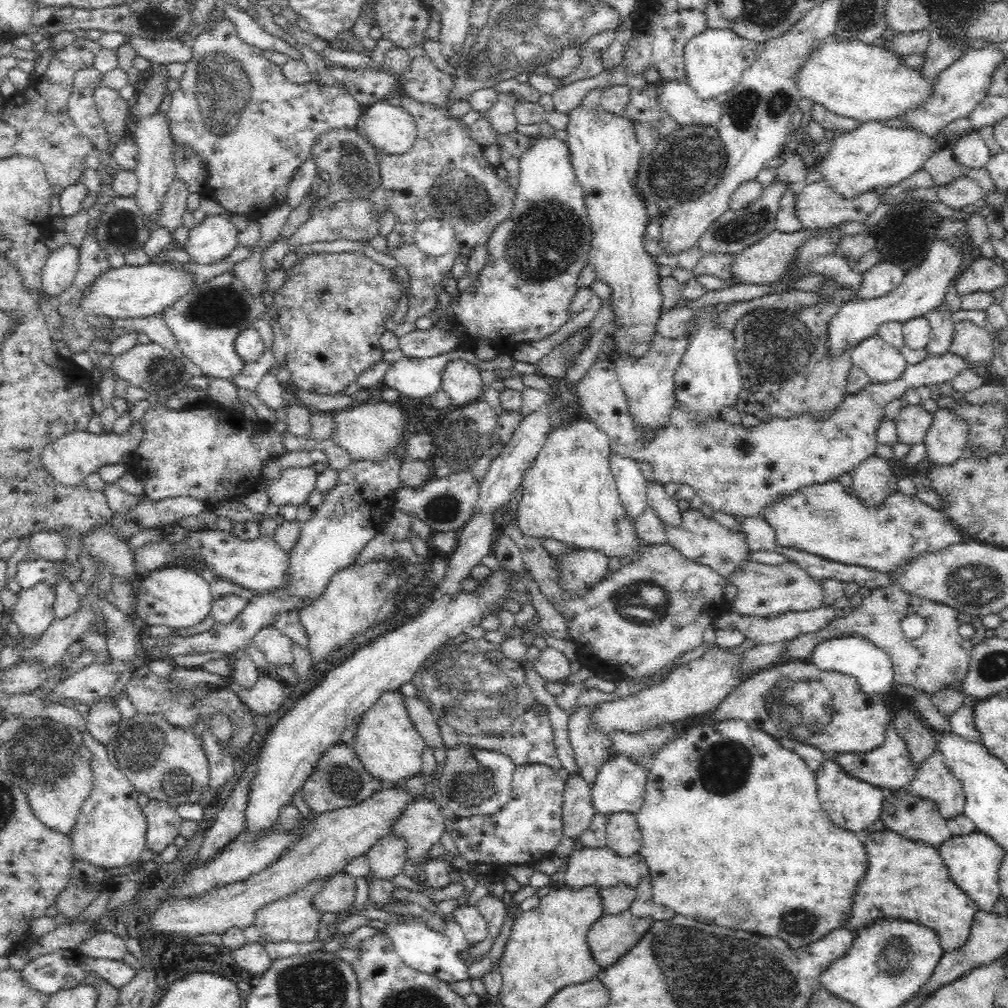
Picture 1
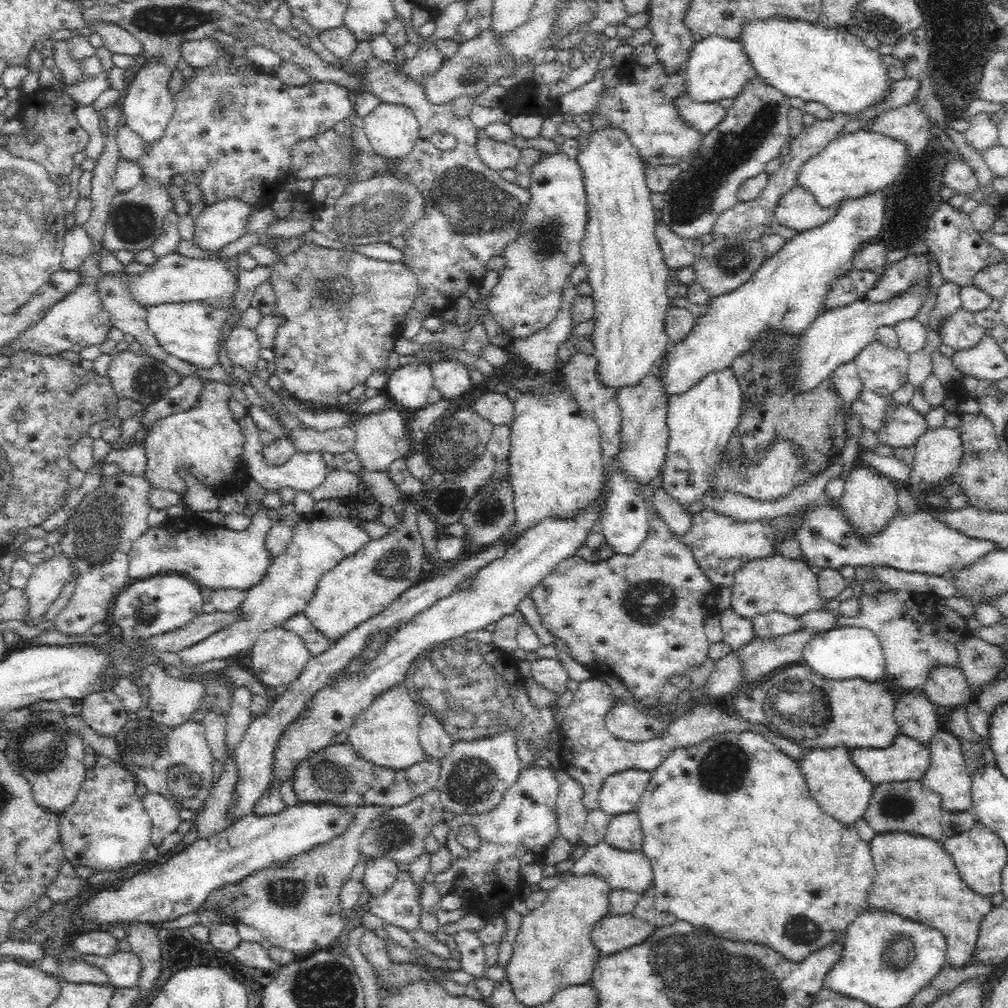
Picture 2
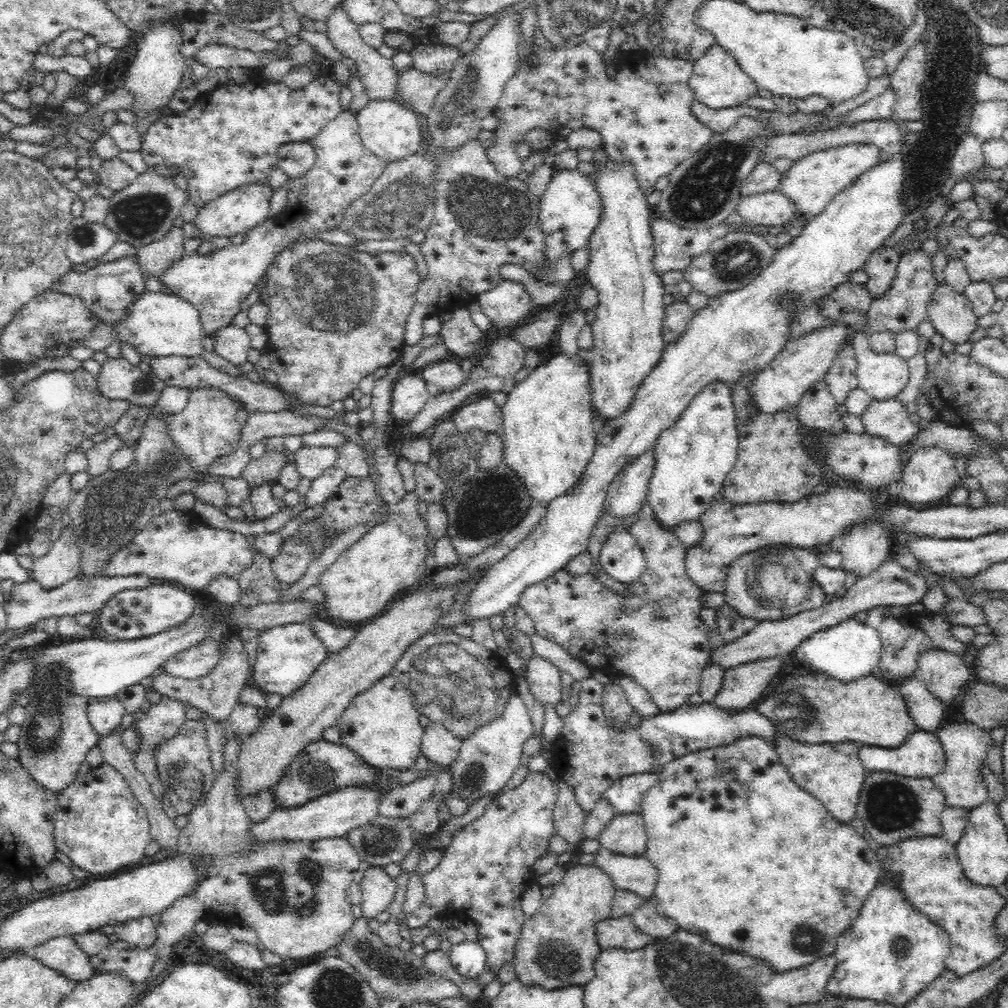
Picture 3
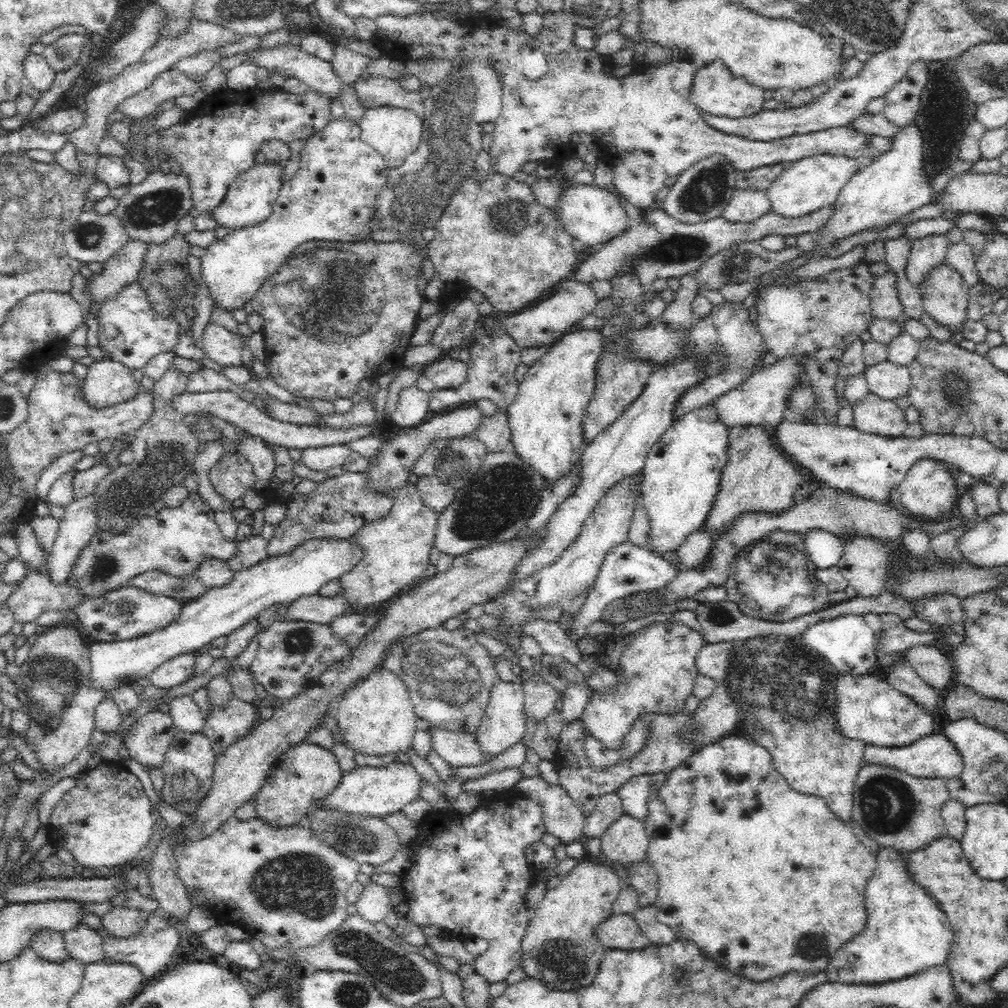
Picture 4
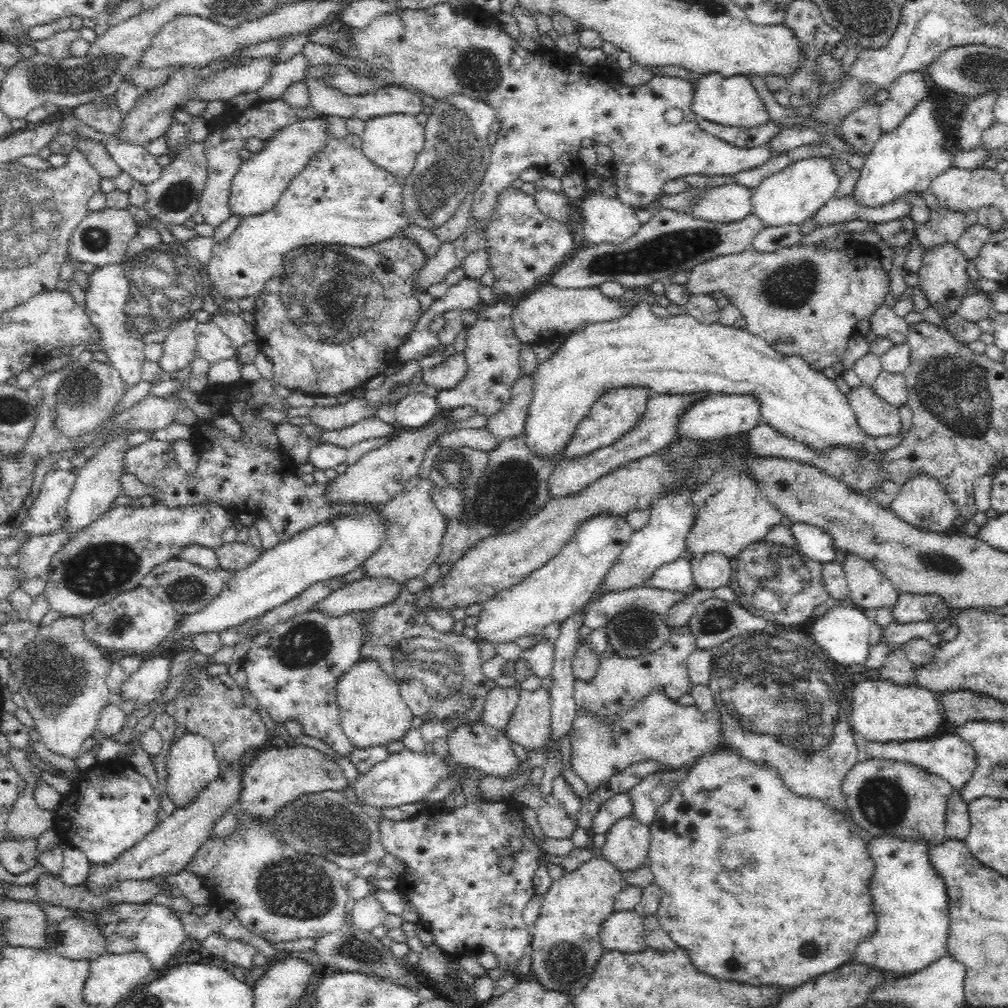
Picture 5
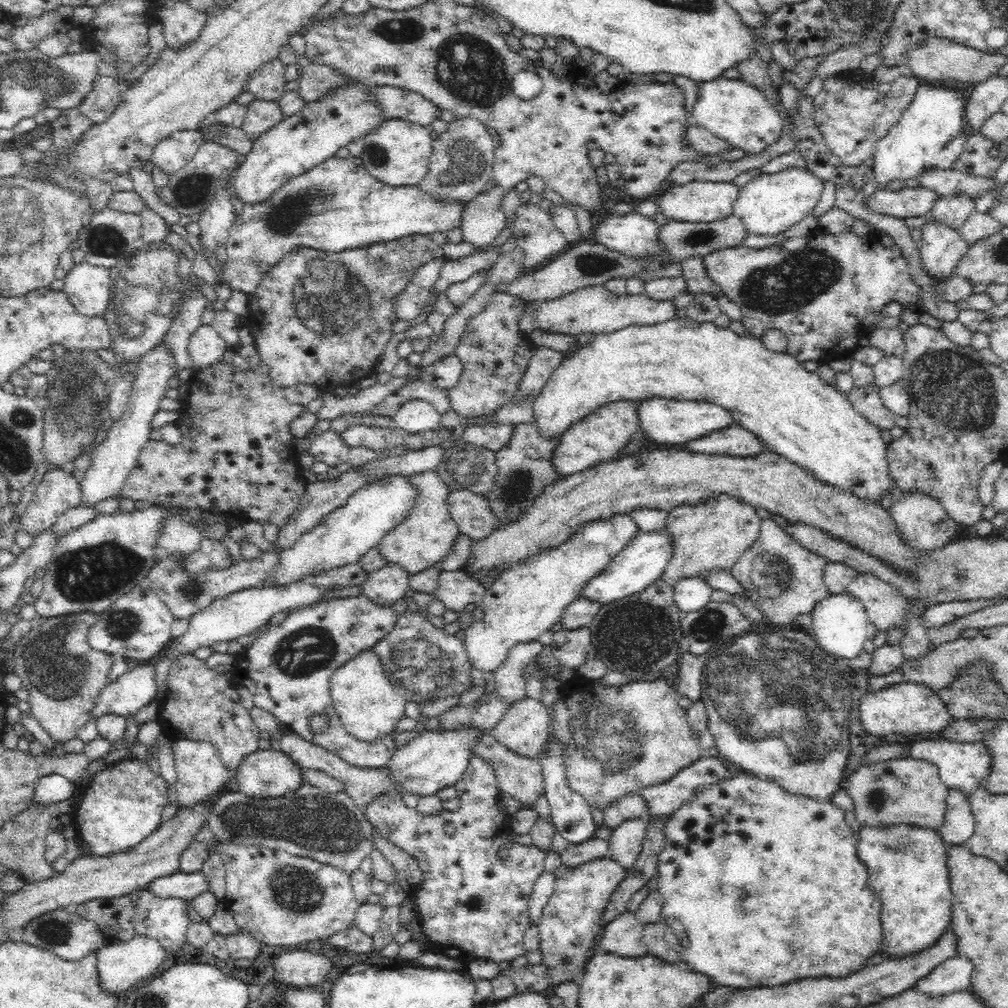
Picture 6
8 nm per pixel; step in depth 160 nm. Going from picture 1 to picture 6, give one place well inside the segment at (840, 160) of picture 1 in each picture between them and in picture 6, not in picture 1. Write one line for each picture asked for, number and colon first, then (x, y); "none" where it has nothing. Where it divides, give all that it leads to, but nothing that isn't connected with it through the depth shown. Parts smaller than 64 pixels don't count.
2: (858, 163)
3: (813, 181)
4: (806, 186)
5: (790, 197)
6: (769, 204)

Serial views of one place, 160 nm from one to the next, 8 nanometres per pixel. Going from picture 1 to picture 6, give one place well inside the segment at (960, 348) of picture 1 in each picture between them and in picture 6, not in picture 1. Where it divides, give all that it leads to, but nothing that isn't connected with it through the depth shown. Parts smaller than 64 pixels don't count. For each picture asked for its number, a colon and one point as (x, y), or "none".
2: (960, 331)
3: (950, 313)
4: (945, 297)
5: (942, 275)
6: (941, 248)

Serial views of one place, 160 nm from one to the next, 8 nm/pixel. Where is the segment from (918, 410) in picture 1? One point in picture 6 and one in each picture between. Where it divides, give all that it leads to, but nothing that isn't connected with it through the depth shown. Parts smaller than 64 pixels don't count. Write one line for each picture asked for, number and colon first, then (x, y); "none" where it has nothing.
2: (904, 425)
3: (888, 420)
4: (873, 415)
5: (876, 417)
6: (866, 400)

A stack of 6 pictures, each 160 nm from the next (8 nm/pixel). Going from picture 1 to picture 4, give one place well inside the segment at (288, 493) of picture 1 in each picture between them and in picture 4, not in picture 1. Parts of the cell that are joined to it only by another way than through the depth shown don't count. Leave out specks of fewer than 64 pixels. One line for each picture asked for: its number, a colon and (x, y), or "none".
2: (301, 472)
3: (309, 462)
4: (322, 458)

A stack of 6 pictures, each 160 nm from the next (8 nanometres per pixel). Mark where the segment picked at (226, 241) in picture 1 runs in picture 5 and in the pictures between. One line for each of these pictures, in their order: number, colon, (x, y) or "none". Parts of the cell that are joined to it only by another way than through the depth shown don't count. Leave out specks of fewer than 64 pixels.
2: (218, 225)
3: (239, 211)
4: (250, 199)
5: (255, 188)

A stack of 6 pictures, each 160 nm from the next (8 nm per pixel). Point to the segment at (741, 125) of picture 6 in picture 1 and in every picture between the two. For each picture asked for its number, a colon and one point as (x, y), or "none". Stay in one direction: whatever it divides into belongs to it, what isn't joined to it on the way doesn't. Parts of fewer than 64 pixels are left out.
1: (715, 60)
2: (717, 67)
3: (717, 80)
4: (715, 90)
5: (733, 101)

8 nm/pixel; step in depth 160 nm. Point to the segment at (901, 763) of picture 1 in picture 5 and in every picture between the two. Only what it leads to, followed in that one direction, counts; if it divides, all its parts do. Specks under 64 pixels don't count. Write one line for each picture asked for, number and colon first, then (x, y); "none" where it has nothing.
2: (905, 759)
3: (921, 755)
4: (930, 756)
5: (948, 756)

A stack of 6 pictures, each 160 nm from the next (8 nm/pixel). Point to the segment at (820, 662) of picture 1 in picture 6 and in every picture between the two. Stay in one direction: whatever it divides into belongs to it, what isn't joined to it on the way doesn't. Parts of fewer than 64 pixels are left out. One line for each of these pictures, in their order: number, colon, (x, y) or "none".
2: (850, 652)
3: (850, 650)
4: (847, 643)
5: (842, 632)
6: (840, 625)

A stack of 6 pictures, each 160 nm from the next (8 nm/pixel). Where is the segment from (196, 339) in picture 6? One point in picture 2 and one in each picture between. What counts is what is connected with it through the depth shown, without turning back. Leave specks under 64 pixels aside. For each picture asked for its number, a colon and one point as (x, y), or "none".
2: (243, 348)
3: (233, 343)
4: (224, 347)
5: (213, 345)

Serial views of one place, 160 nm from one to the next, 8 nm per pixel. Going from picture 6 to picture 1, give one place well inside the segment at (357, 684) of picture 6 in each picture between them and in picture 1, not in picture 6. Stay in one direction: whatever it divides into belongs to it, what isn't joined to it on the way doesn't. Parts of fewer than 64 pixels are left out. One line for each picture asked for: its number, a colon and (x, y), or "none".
1: (387, 742)
2: (386, 734)
3: (381, 724)
4: (377, 718)
5: (372, 712)

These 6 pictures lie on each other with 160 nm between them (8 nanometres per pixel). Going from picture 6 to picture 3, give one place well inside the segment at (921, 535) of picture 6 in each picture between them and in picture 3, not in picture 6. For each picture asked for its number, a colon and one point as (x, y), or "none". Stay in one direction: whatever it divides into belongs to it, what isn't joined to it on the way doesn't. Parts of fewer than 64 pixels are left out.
3: (930, 474)
4: (928, 489)
5: (922, 502)

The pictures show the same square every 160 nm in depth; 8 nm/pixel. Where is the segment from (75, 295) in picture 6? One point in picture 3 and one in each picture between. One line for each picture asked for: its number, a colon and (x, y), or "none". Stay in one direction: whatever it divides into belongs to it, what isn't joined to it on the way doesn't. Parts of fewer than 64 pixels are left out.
3: (165, 325)
4: (131, 332)
5: (107, 287)

